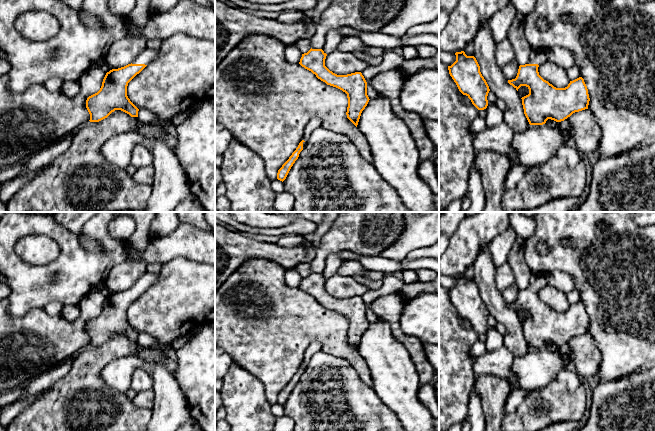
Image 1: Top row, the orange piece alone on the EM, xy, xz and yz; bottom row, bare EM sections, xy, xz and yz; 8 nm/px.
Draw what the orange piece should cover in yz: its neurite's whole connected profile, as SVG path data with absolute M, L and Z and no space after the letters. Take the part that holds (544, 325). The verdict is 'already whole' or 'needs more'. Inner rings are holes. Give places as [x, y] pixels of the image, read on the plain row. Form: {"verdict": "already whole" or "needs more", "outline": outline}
{"verdict": "needs more", "outline": "M532 273L528 287L519 290L515 303L508 304L517 315L521 310L529 313L529 318L521 323L530 349L543 349L548 343L564 345L573 337L588 333L590 325L582 301L570 305L565 312L556 312L544 304L538 291L545 285L545 275Z"}

